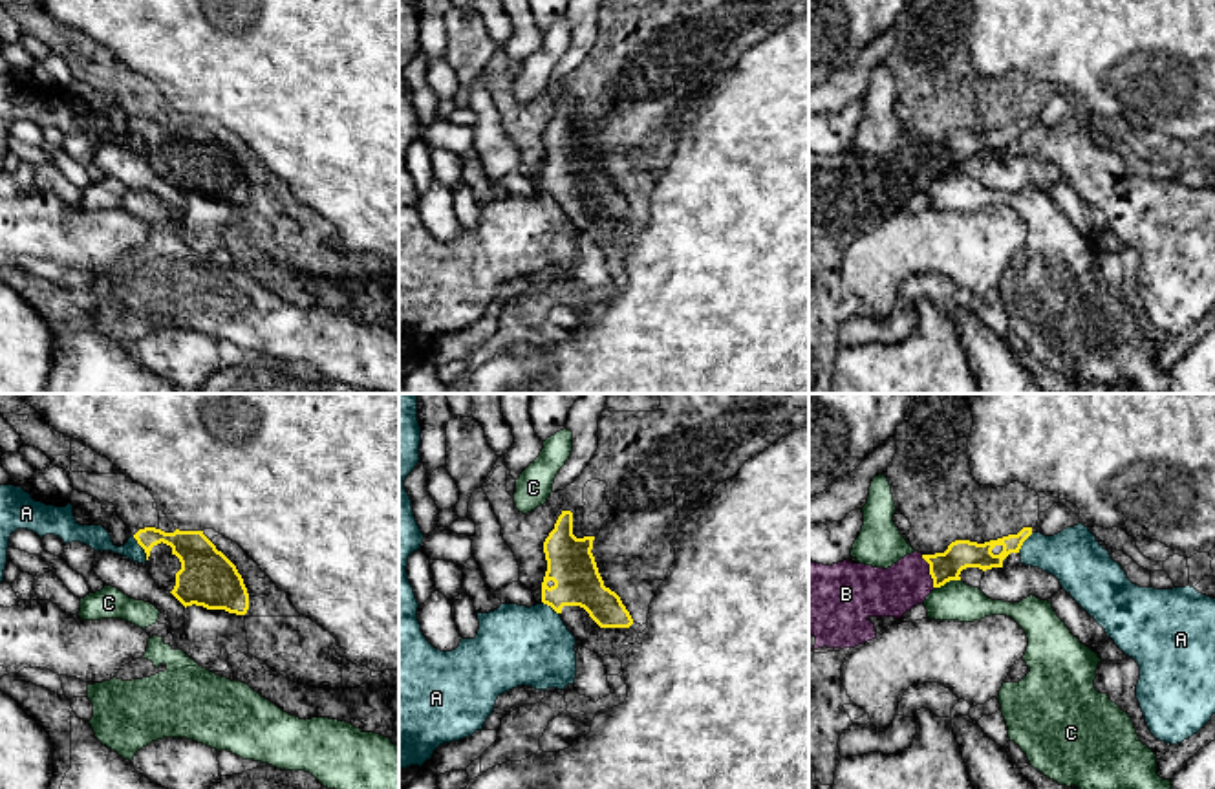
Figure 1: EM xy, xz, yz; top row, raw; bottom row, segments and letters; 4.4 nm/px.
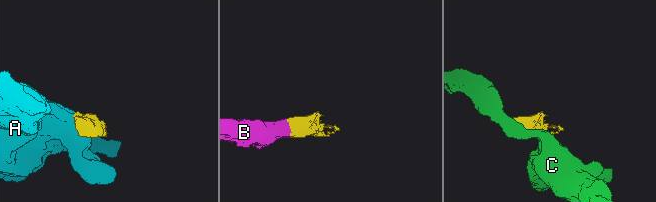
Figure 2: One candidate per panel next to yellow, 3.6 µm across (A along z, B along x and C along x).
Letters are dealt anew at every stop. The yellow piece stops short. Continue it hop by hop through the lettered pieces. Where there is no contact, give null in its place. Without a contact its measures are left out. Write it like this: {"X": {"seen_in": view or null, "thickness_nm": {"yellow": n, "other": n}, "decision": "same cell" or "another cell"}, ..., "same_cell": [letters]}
{"A": {"seen_in": "xy", "thickness_nm": {"yellow": 160, "other": 100}, "decision": "another cell"}, "B": {"seen_in": "yz", "thickness_nm": {"yellow": 130, "other": 220}, "decision": "same cell"}, "C": {"seen_in": "yz", "thickness_nm": {"yellow": 130, "other": 170}, "decision": "another cell"}, "same_cell": ["B"]}

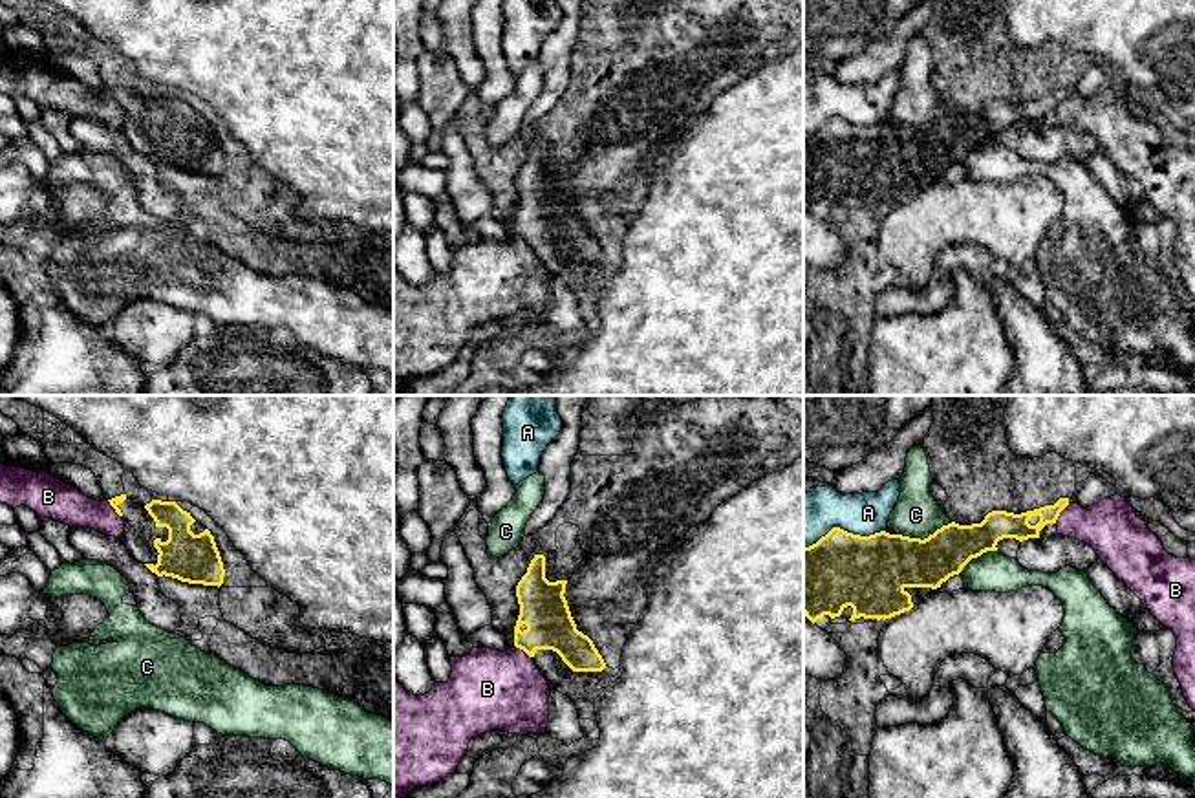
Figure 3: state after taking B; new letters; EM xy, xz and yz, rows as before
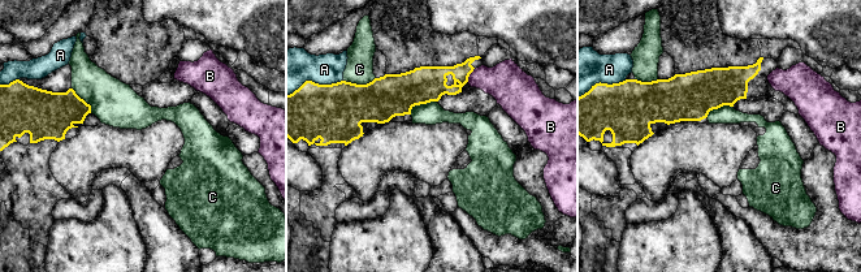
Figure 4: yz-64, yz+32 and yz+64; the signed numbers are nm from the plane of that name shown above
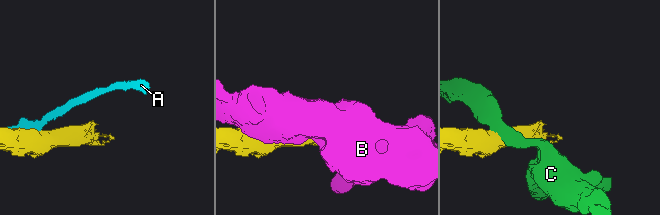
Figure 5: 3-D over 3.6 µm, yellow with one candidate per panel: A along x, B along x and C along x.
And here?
{"A": {"seen_in": "yz", "thickness_nm": {"yellow": 320, "other": 220}, "decision": "another cell"}, "B": {"seen_in": "yz", "thickness_nm": {"yellow": 110, "other": 240}, "decision": "another cell"}, "C": {"seen_in": "yz", "thickness_nm": {"yellow": 300, "other": 200}, "decision": "another cell"}, "same_cell": []}

